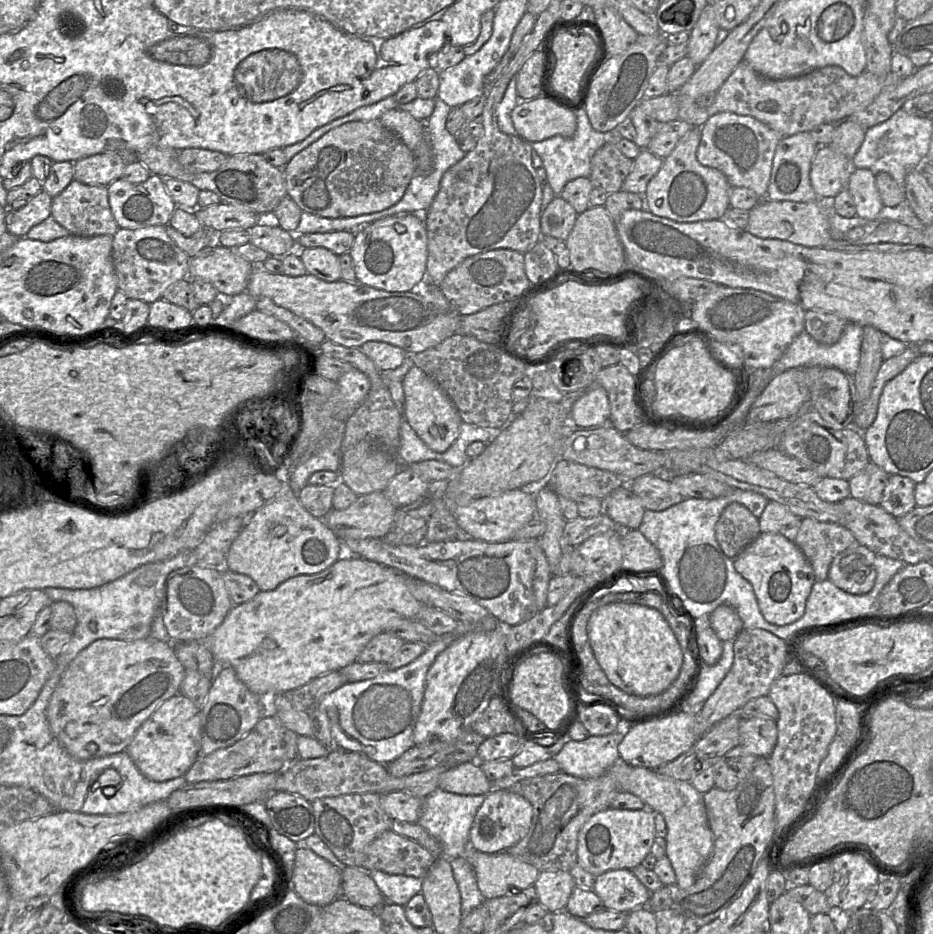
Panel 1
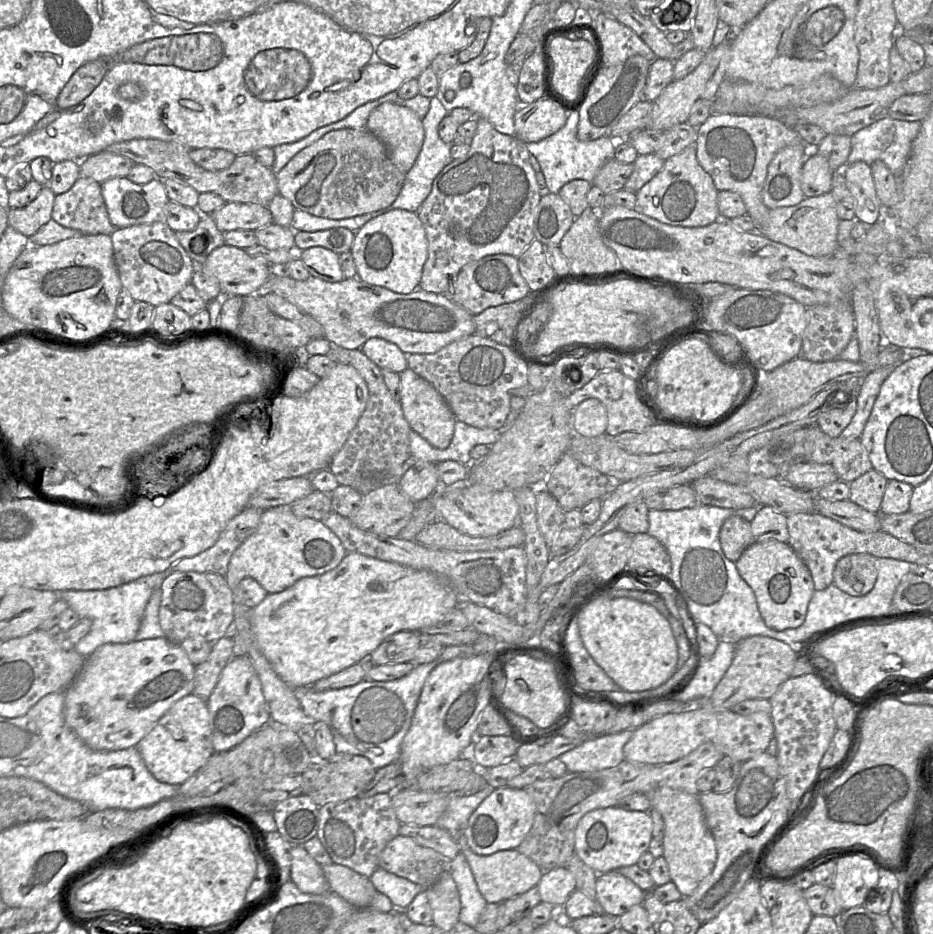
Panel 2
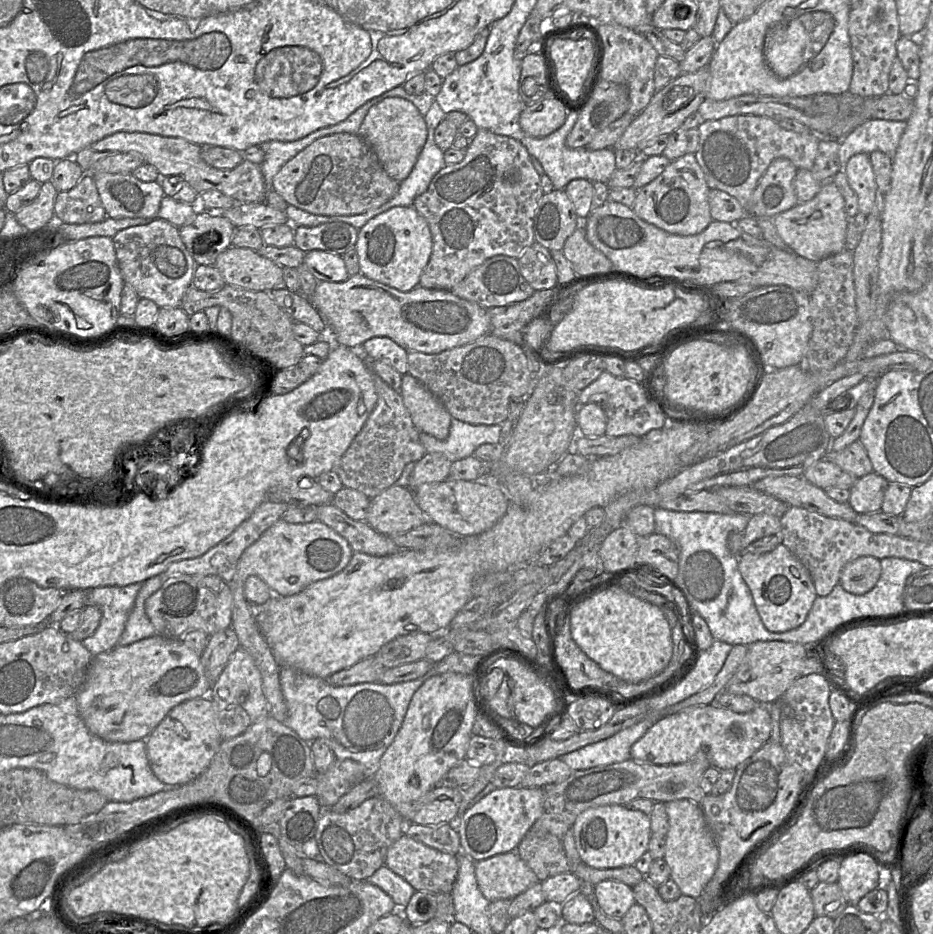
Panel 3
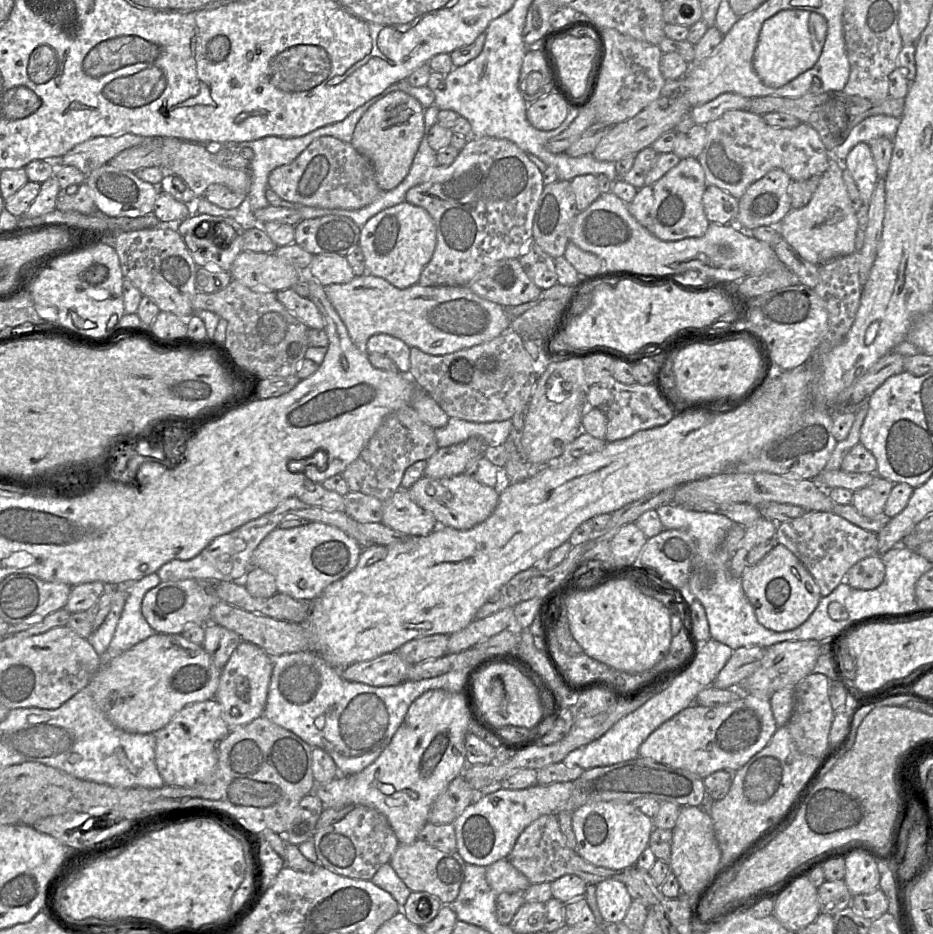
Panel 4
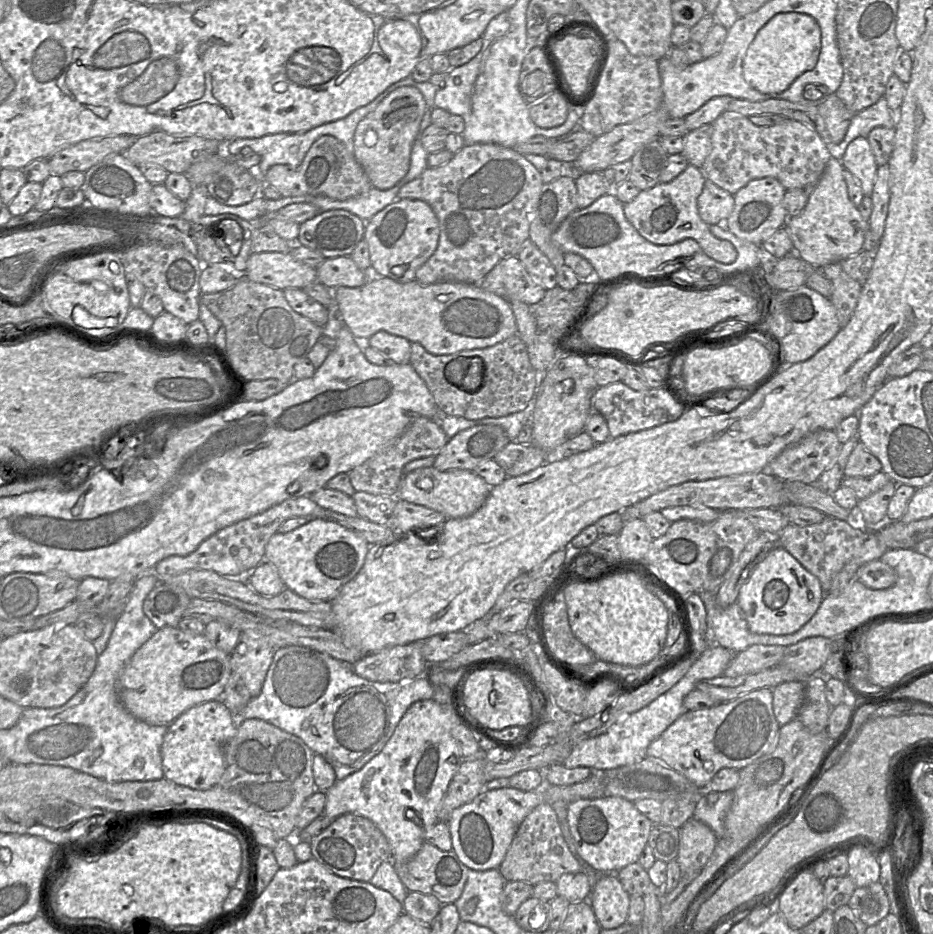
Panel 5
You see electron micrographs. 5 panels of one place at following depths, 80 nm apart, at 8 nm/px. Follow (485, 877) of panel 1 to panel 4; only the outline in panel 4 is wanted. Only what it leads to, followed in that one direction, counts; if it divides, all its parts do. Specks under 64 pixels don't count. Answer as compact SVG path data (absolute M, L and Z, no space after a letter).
M507 858L486 867L486 880L497 894L525 891L531 885L527 877L517 870Z

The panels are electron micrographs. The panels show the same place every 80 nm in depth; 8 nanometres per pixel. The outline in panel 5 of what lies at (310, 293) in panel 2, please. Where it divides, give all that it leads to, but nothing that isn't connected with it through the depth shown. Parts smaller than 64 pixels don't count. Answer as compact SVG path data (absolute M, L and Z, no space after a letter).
M383 277L357 288L338 287L334 290L334 295L337 313L355 338L370 339L377 332L385 331L403 337L410 343L419 343L427 352L436 356L490 347L517 334L517 325L509 302L483 290L478 284L438 282L422 285L416 279L399 283Z

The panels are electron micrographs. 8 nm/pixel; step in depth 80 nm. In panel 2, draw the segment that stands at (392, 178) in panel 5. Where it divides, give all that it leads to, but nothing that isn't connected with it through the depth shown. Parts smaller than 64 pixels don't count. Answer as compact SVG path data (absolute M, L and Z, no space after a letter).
M385 102L371 112L366 129L385 144L400 171L411 170L425 139L422 118L407 107Z

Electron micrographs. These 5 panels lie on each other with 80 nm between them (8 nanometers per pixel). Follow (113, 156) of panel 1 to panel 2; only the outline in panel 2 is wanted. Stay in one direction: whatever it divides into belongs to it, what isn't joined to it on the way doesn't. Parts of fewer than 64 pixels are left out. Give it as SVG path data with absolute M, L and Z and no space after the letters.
M101 151L80 161L80 173L101 184L110 178L126 177L134 164L126 156Z

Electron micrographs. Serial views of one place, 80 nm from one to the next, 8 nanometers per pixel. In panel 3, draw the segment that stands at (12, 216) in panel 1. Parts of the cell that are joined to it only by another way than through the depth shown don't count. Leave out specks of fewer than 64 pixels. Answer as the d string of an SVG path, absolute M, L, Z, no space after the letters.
M51 181L41 184L37 197L26 207L15 213L18 222L27 230L30 237L34 237L54 221L54 206L58 191Z

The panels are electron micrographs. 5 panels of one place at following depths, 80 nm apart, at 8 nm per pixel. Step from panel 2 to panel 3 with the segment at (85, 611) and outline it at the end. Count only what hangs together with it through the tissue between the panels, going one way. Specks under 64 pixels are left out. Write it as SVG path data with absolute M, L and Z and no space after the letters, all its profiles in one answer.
M142 584L82 590L87 594L87 606L96 606L102 613L97 630L82 641L93 657L117 646Z

